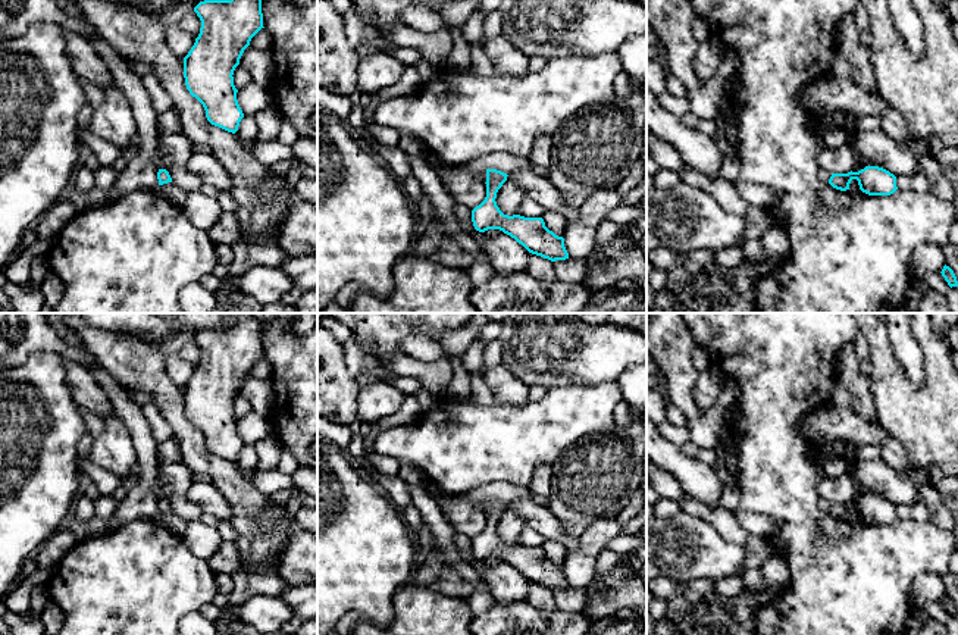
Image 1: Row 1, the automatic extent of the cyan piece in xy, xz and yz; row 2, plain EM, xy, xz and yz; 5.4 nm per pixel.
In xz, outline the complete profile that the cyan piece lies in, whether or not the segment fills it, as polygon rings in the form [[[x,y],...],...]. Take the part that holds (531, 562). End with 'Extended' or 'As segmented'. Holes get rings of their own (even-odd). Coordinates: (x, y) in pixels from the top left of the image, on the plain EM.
[[[486,498],[486,526],[472,539],[472,551],[476,560],[500,559],[514,567],[529,582],[551,591],[569,588],[564,567],[545,556],[542,547],[525,547],[504,544],[497,535],[497,522],[507,510],[507,503]]]. As segmented

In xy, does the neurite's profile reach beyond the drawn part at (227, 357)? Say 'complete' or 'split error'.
complete

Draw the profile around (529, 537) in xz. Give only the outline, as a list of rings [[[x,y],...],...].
[[[526,526],[522,531],[517,542],[525,547],[542,547],[545,542],[545,538],[541,534],[538,534],[535,529],[530,529]]]

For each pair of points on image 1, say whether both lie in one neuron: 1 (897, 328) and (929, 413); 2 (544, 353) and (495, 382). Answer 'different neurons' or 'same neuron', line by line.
1: different neurons
2: different neurons

